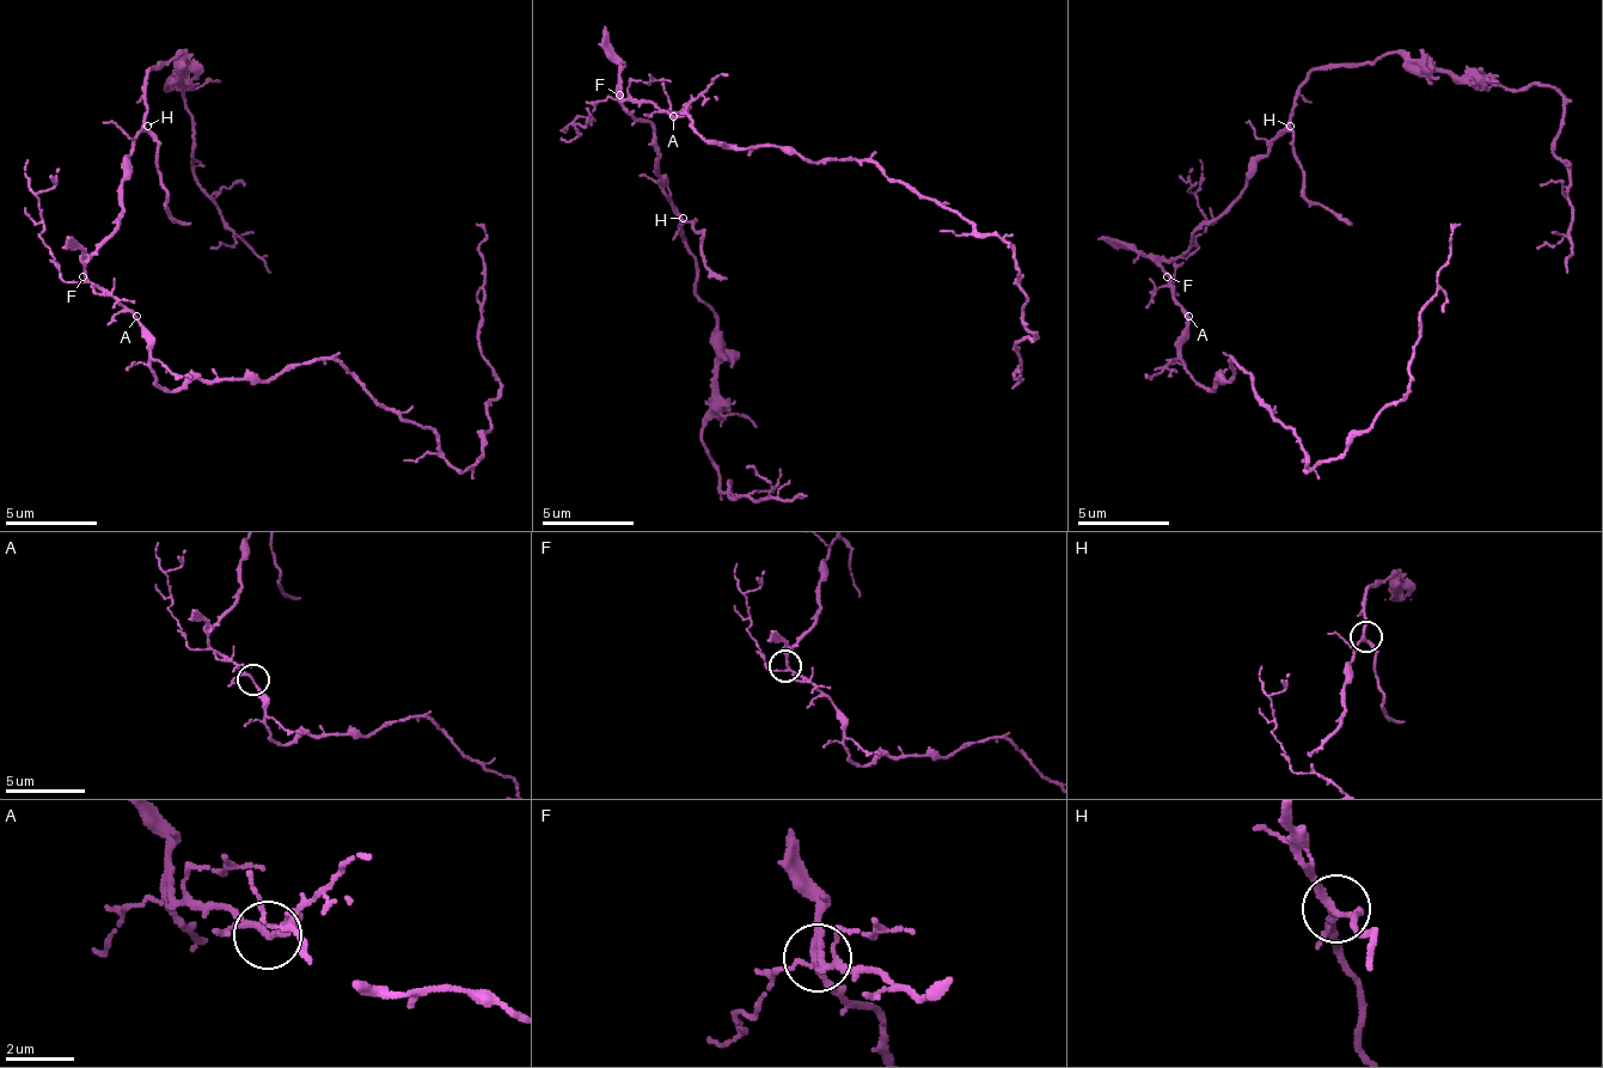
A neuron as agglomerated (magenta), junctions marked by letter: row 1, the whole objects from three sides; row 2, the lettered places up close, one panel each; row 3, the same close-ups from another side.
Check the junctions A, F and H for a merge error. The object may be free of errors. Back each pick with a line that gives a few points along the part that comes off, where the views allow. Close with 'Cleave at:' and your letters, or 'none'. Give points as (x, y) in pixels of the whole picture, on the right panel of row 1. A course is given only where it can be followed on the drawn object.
A: (1189, 317), (1180, 362), (1207, 390), (1235, 372), (1230, 359), (1317, 468), (1408, 390), (1418, 313), (1458, 221)
Cleave at: A

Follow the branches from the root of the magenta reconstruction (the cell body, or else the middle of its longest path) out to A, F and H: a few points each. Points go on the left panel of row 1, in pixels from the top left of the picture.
A: (120, 304), (138, 317)
F: (120, 304), (110, 294), (102, 294), (83, 276)
H: (120, 304), (87, 276), (83, 263), (120, 226), (124, 153), (147, 126)

